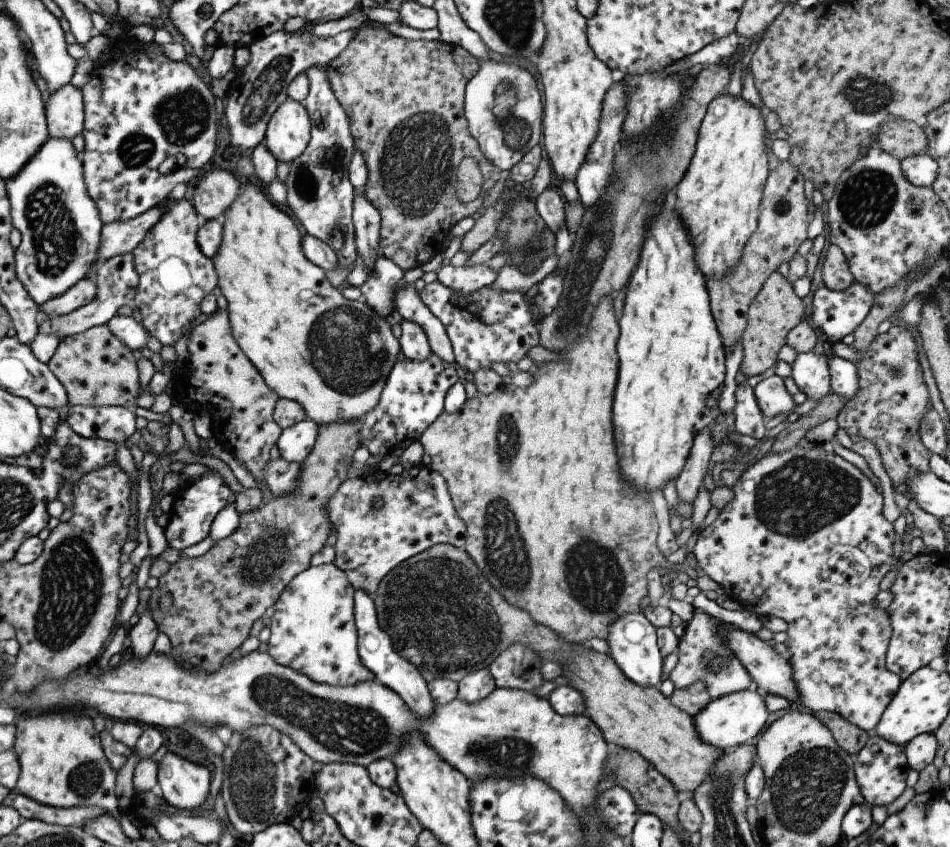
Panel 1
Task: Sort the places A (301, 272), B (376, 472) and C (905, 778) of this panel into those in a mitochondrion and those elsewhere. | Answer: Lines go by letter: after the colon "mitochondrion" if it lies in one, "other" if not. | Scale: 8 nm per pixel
A: other
B: other
C: other

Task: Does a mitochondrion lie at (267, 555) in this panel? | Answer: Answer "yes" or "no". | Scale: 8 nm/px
yes

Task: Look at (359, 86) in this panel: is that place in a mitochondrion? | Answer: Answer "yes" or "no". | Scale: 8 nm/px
no

